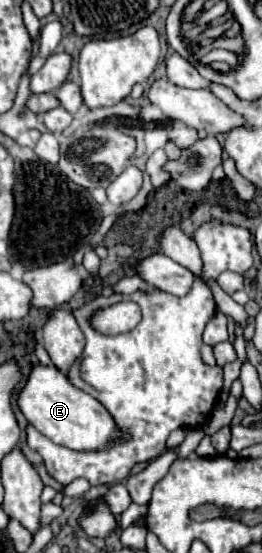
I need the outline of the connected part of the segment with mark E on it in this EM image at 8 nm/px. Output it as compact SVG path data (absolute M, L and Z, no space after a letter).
M37 366L31 370L25 388L17 400L21 412L43 436L51 442L67 446L77 452L93 452L93 450L109 450L117 442L127 442L131 438L129 432L121 432L107 412L107 408L95 400L91 394L75 388L69 378L57 370L55 366Z

